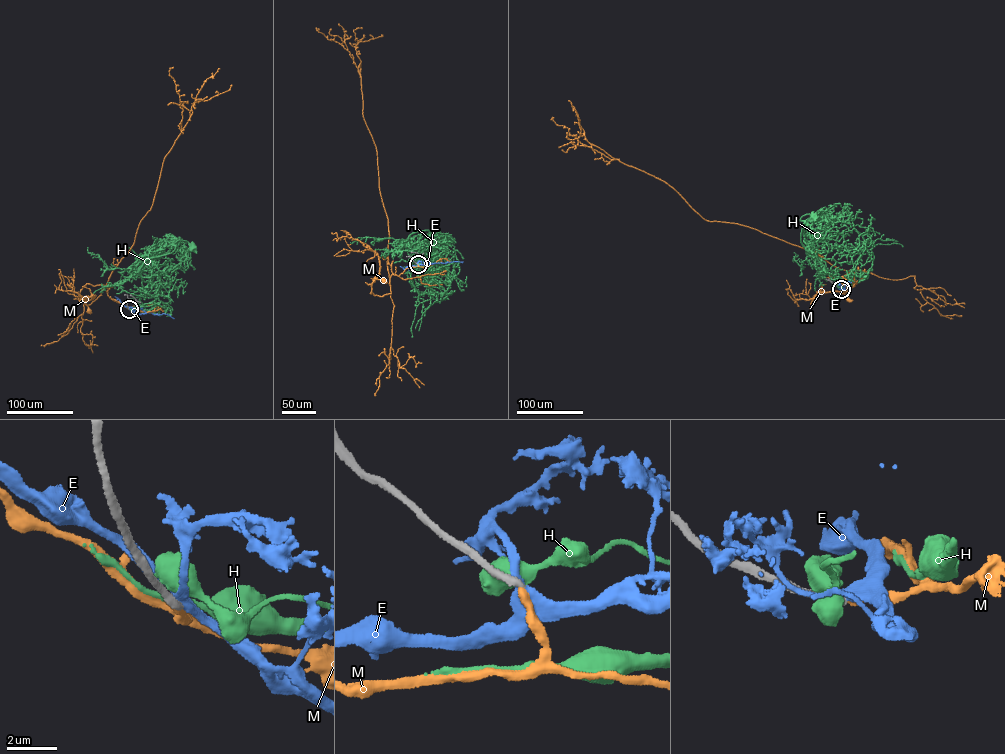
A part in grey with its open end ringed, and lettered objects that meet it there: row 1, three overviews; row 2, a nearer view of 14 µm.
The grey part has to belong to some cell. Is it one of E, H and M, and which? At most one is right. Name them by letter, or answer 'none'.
M

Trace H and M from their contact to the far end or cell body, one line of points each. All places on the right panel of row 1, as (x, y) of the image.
H: (841, 288), (842, 279), (828, 274), (825, 262), (802, 243), (806, 220), (801, 217), (813, 216)
M: (841, 289), (846, 282), (842, 277), (857, 267), (859, 270), (853, 275), (854, 285), (840, 292), (848, 300)

